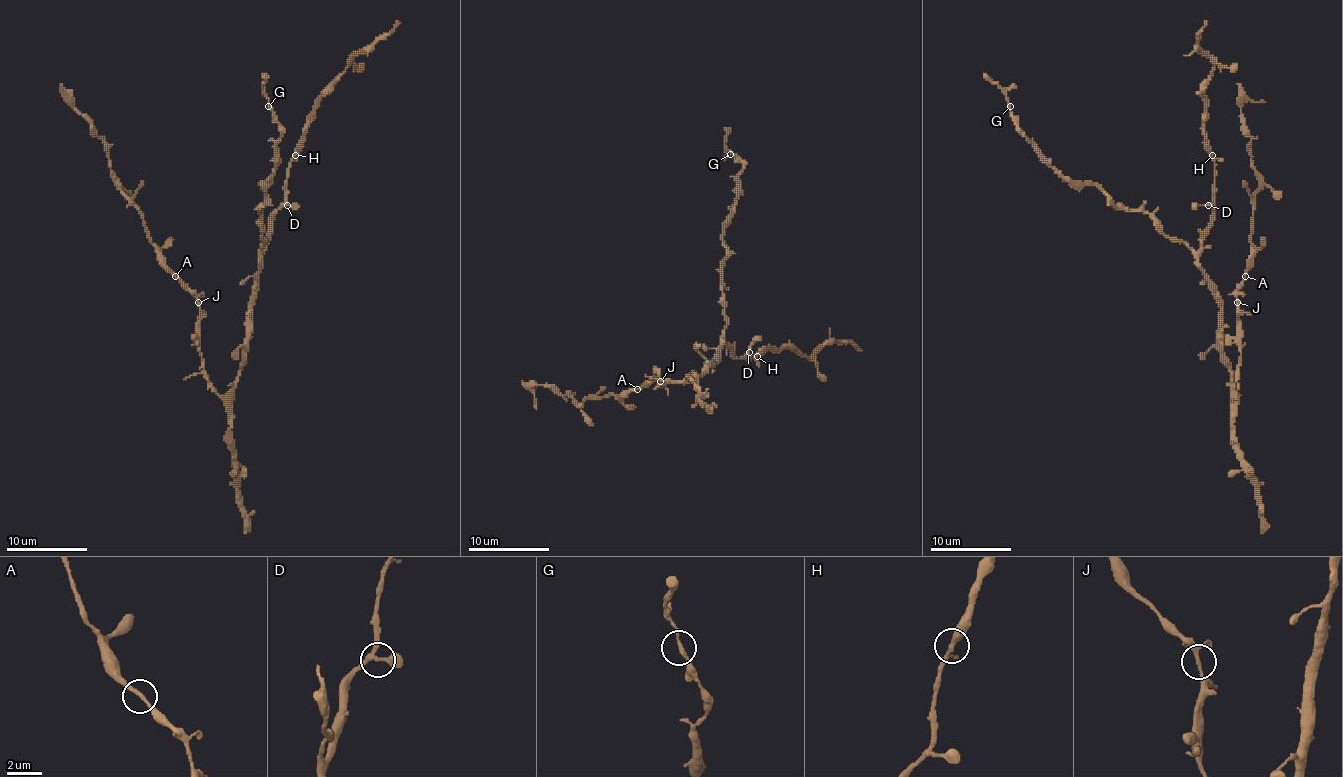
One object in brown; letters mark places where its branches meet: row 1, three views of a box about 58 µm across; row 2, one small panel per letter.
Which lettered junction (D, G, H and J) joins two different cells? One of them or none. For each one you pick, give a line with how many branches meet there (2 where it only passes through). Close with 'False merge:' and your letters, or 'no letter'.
False merge: no letter

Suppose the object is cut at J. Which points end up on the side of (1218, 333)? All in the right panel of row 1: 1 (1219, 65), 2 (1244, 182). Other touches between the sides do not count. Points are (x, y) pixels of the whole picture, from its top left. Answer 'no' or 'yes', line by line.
1: yes
2: no

